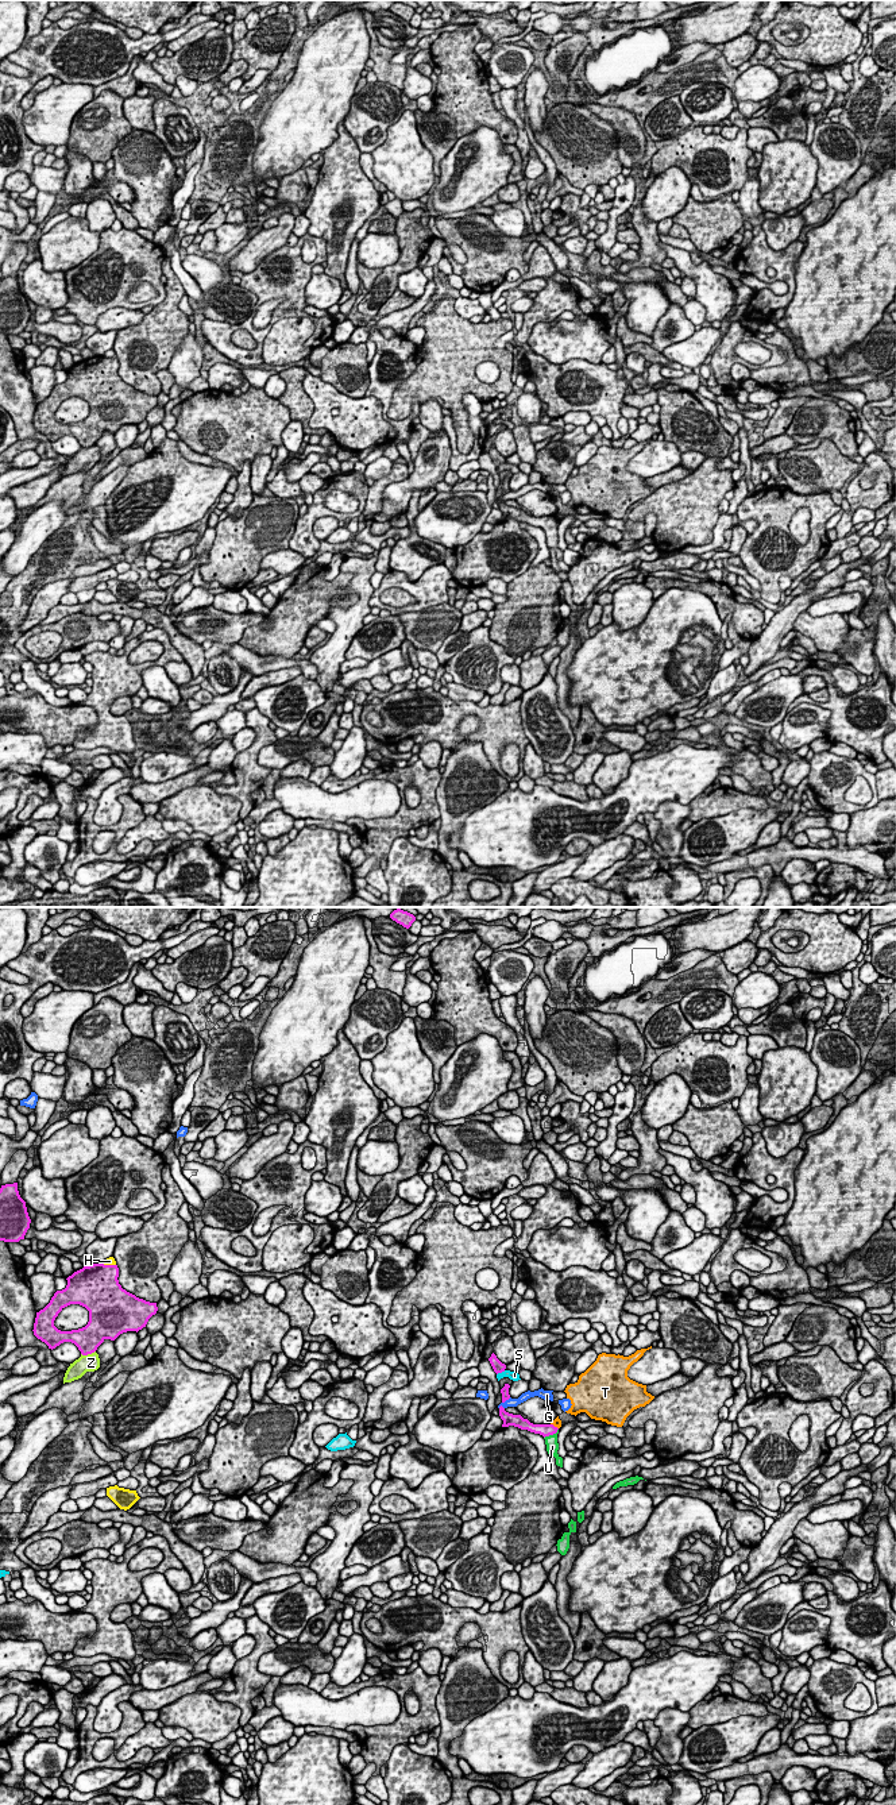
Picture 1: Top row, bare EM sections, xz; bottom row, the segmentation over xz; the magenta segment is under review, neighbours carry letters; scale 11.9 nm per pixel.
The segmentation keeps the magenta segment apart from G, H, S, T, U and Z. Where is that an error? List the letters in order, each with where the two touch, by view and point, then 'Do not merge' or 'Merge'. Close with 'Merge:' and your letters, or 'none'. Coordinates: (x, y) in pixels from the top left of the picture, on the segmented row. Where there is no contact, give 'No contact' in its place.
G: Touches magenta at xz (504, 1402). Do not merge
H: Touches magenta at xz (109, 1265). Do not merge
S: Touches magenta at xz (501, 1372). Do not merge
T: Touches magenta at xz (553, 1426). Do not merge
U: Touches magenta at xz (551, 1434). Merge
Z: Touches magenta at xz (88, 1353). Do not merge
Merge: U

